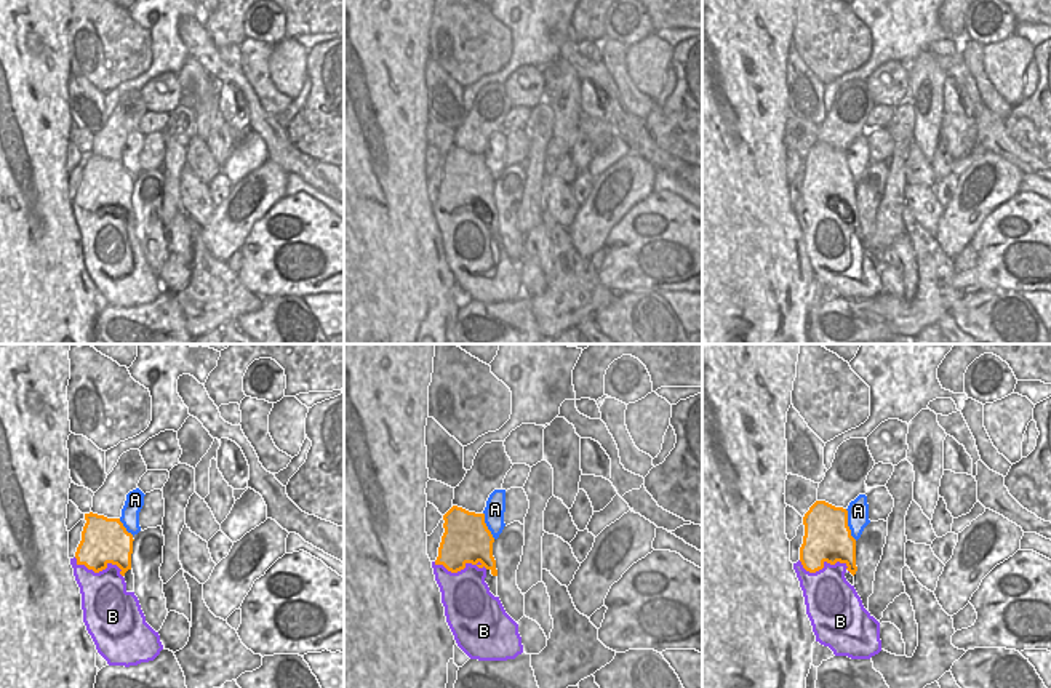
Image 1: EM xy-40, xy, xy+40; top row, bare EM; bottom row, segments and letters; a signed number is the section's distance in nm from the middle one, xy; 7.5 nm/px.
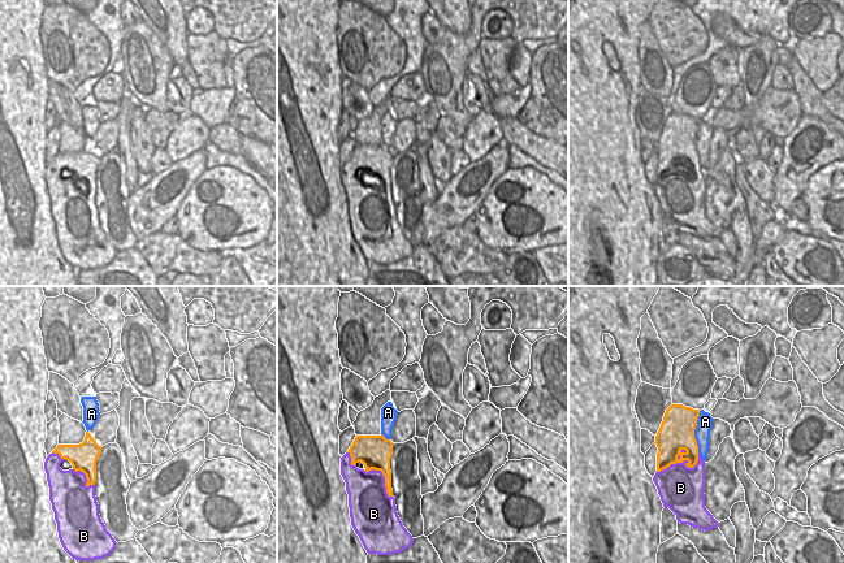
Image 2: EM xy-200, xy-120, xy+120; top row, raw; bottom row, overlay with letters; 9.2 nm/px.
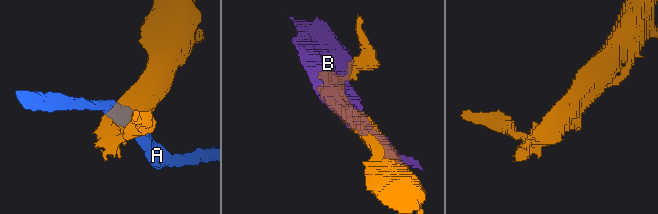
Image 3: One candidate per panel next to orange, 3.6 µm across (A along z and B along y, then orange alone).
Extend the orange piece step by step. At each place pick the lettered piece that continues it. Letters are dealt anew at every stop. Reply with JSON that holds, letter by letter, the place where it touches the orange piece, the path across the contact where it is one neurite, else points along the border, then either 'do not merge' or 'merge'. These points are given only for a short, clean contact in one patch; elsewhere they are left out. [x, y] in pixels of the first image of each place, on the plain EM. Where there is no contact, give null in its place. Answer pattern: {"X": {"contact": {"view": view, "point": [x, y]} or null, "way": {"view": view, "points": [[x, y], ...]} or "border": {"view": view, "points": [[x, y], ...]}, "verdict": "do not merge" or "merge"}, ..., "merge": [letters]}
{"A": {"contact": {"view": "xy+40", "point": [847, 167]}, "verdict": "do not merge"}, "B": {"contact": {"view": "xy", "point": [461, 210]}, "verdict": "merge"}, "merge": ["B"]}

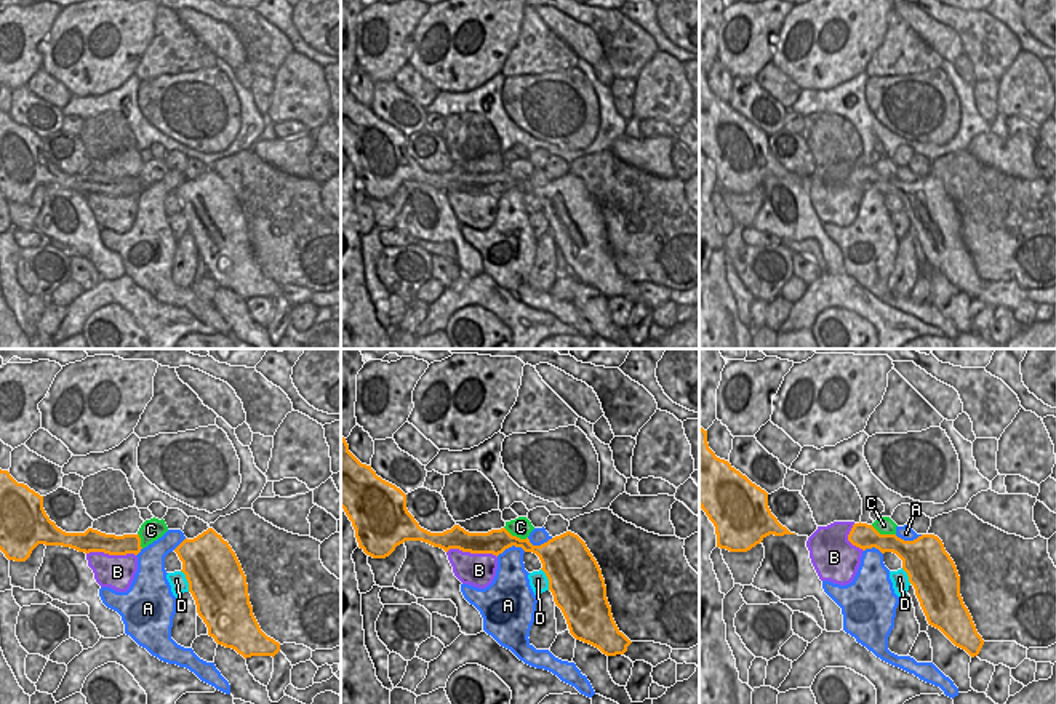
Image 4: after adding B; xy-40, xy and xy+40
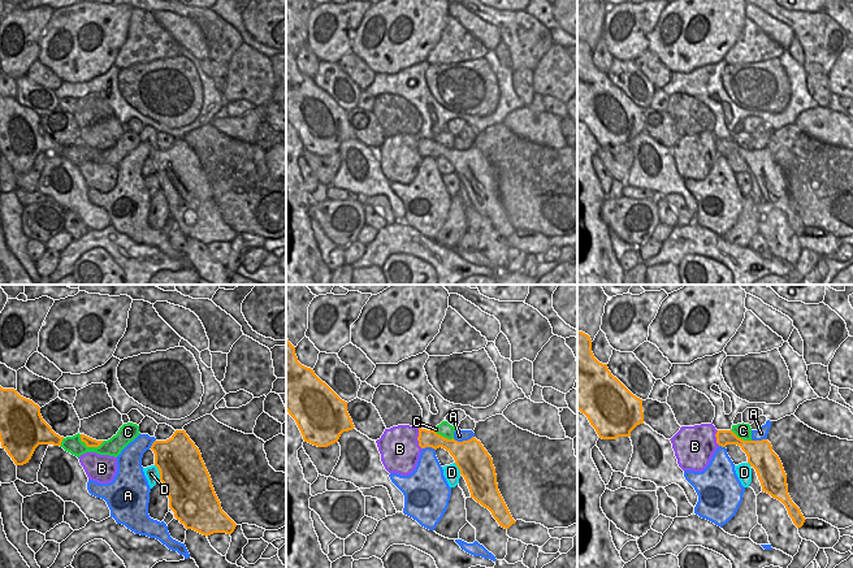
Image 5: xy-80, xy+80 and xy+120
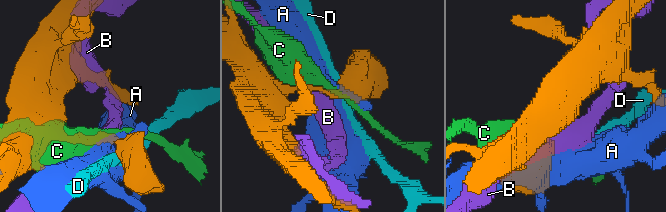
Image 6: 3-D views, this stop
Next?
{"A": {"contact": {"view": "xy", "point": [511, 188]}, "verdict": "do not merge"}, "B": {"contact": {"view": "xy", "point": [472, 194]}, "verdict": "do not merge"}, "C": {"contact": {"view": "xy+40", "point": [884, 176]}, "verdict": "do not merge"}, "D": {"contact": {"view": "xy-40", "point": [188, 223]}, "border": {"view": "xy-40", "points": [[181, 212], [189, 232]]}, "verdict": "do not merge"}, "merge": []}

